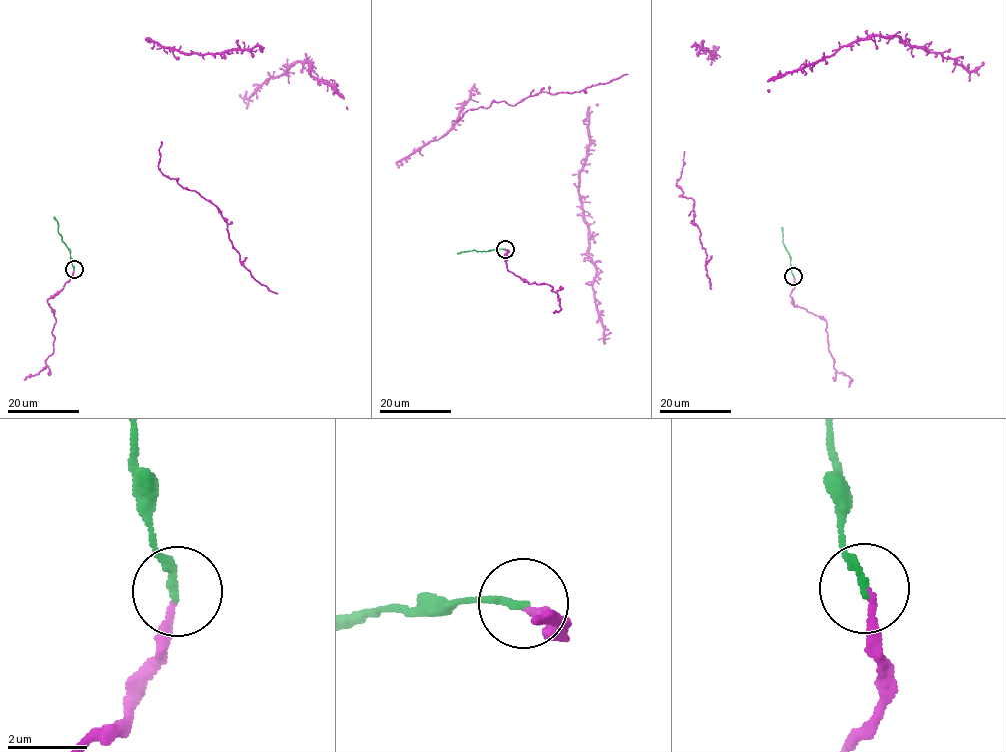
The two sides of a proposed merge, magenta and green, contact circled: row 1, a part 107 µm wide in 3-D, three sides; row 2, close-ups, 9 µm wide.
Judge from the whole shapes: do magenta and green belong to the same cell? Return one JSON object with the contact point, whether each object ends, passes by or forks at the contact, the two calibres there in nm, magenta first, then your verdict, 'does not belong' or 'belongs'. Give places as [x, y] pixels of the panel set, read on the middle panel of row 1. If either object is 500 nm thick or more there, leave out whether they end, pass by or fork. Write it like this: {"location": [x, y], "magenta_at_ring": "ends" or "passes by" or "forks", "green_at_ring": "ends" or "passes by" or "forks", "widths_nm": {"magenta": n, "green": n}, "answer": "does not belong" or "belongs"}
{"location": [505, 249], "magenta_at_ring": "ends", "green_at_ring": "ends", "widths_nm": {"magenta": 150, "green": 200}, "answer": "belongs"}

